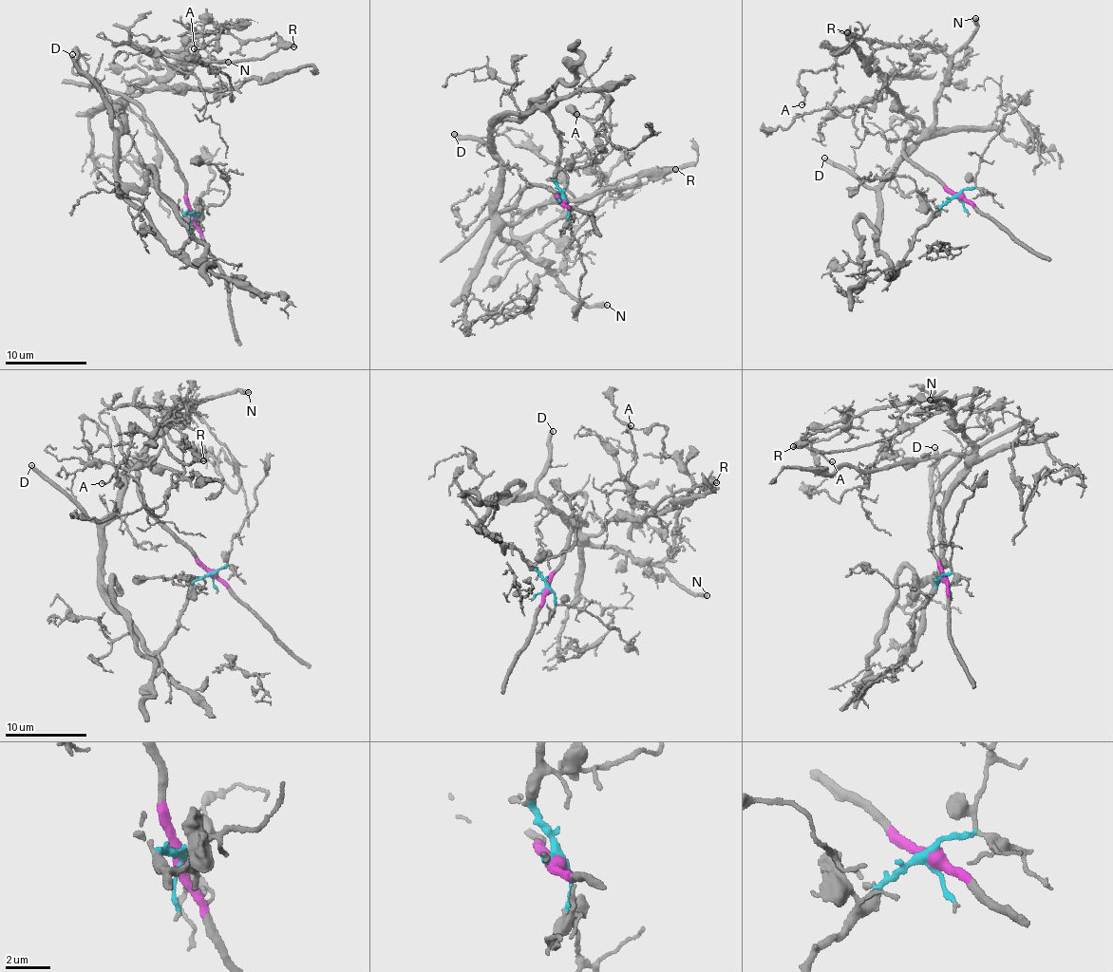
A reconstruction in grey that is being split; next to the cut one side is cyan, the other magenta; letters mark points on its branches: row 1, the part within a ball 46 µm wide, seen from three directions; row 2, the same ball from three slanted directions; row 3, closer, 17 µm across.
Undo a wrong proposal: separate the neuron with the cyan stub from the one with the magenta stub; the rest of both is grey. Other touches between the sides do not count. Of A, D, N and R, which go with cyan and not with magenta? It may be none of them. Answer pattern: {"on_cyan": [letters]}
{"on_cyan": ["A", "D", "N", "R"]}

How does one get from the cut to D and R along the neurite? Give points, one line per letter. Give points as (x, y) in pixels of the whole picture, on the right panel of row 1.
D: (956, 196), (949, 196), (917, 231), (896, 273), (877, 249), (878, 193), (825, 158)
R: (956, 196), (917, 231), (896, 273), (879, 252), (880, 182), (933, 121), (948, 60), (847, 32)

